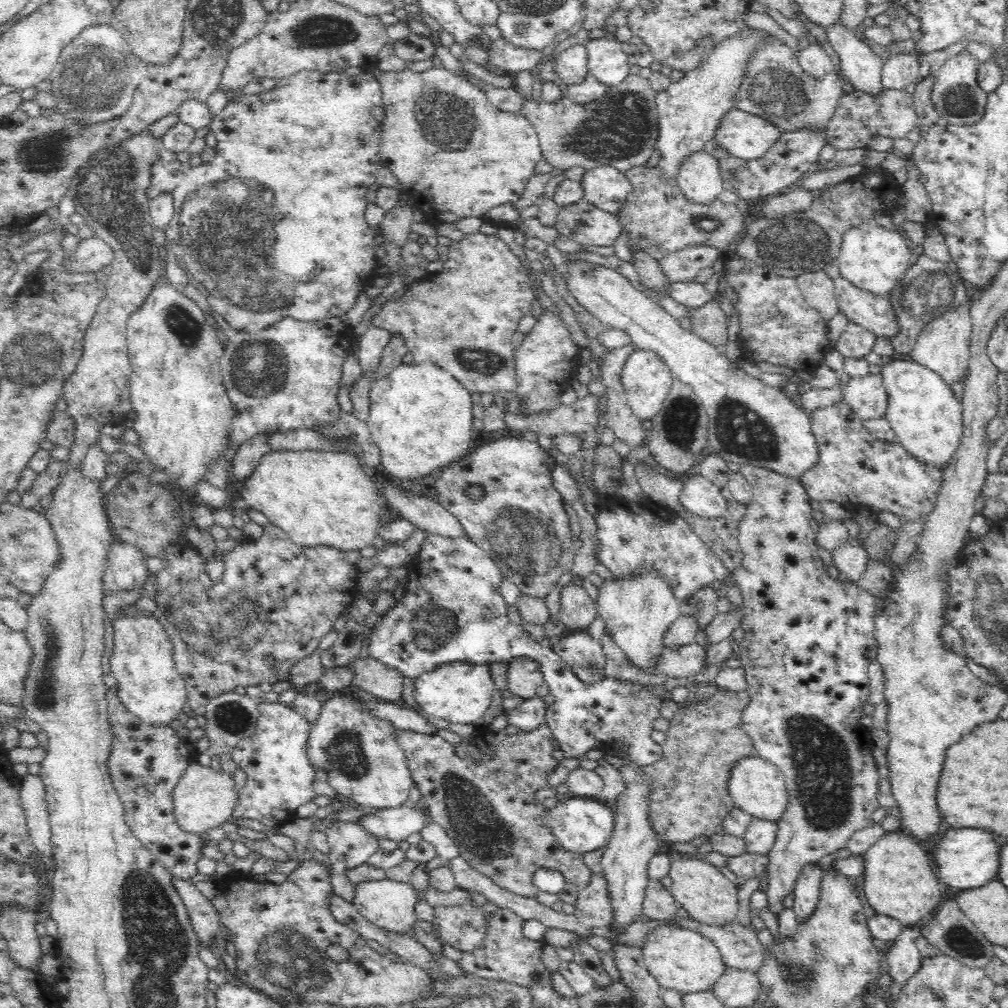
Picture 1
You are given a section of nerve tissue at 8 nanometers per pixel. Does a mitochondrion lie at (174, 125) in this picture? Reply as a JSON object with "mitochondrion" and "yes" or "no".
{"mitochondrion":"no"}

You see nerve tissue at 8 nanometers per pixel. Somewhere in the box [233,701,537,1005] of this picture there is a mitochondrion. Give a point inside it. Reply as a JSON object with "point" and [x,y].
{"point":[288,956]}

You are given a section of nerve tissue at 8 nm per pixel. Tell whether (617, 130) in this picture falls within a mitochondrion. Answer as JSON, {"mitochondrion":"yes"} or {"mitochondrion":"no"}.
{"mitochondrion":"yes"}

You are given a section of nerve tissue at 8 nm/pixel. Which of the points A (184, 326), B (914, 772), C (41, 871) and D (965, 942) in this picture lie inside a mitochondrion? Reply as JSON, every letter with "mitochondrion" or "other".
{"A":"mitochondrion","B":"other","C":"other","D":"mitochondrion"}

